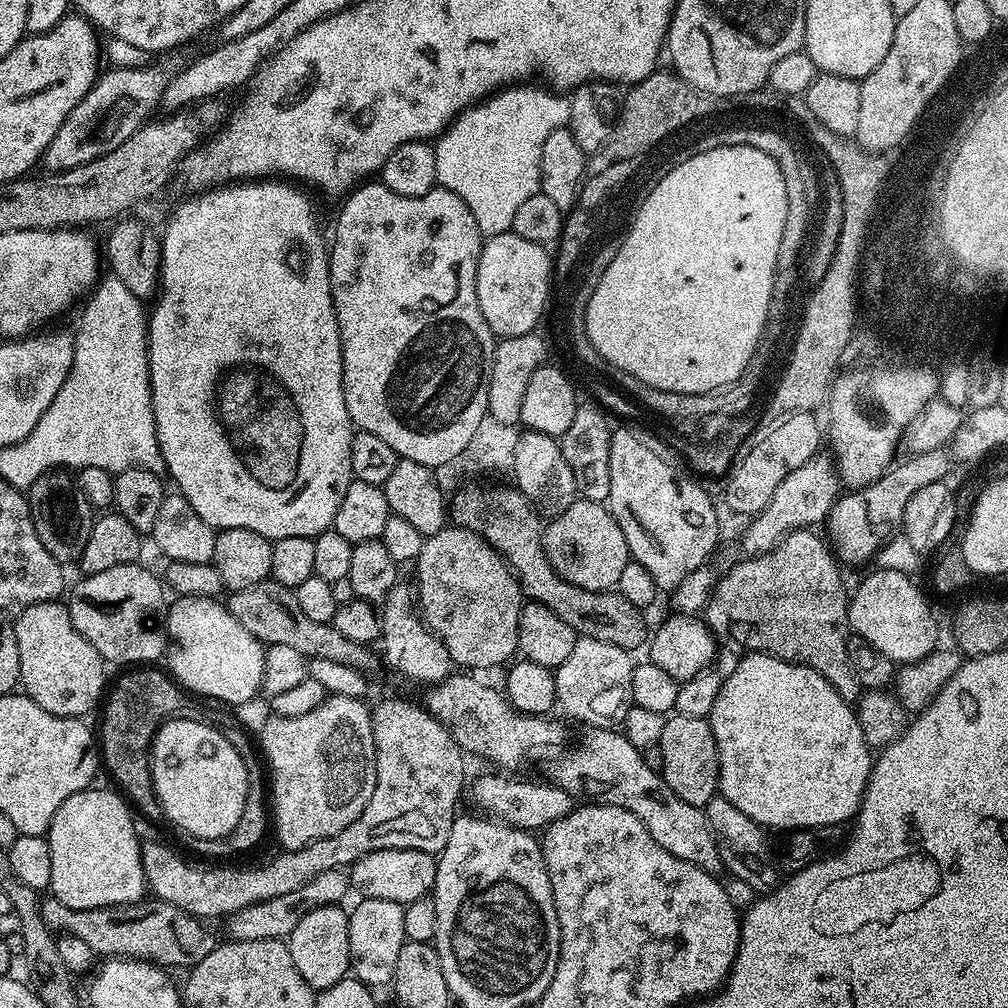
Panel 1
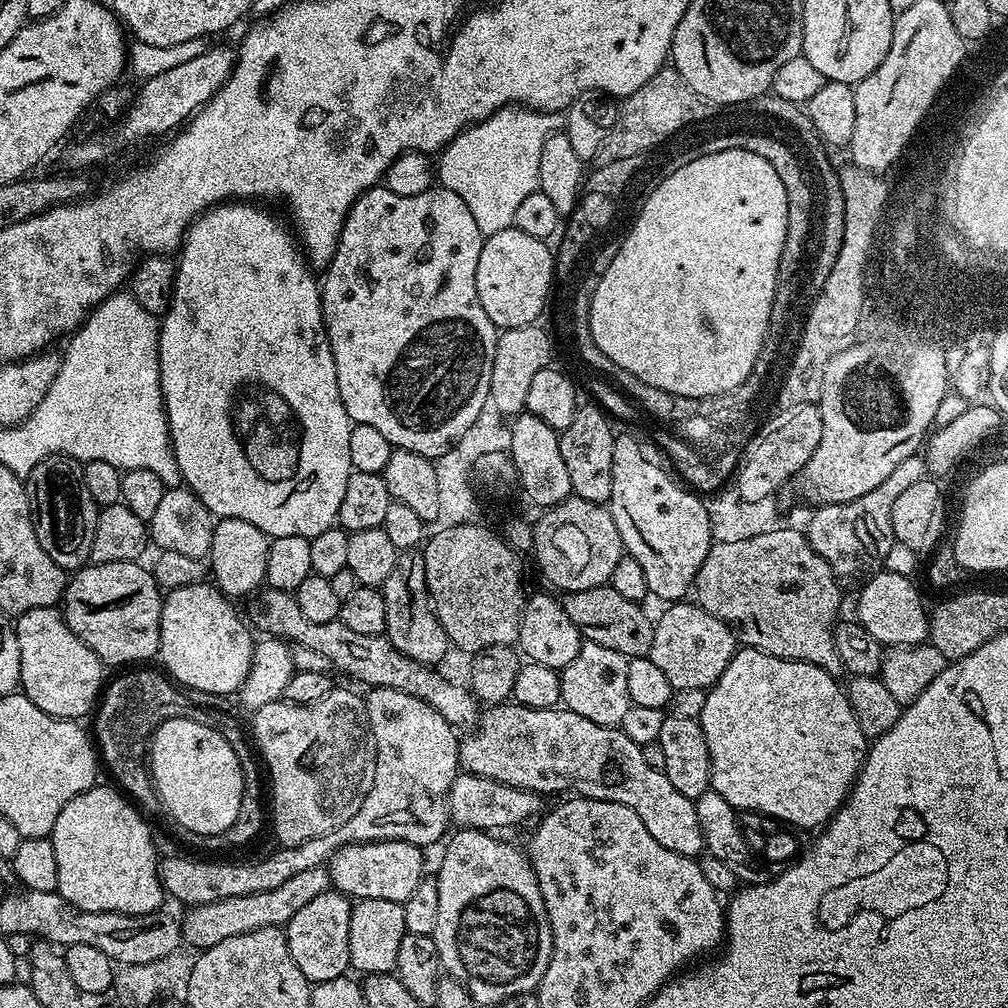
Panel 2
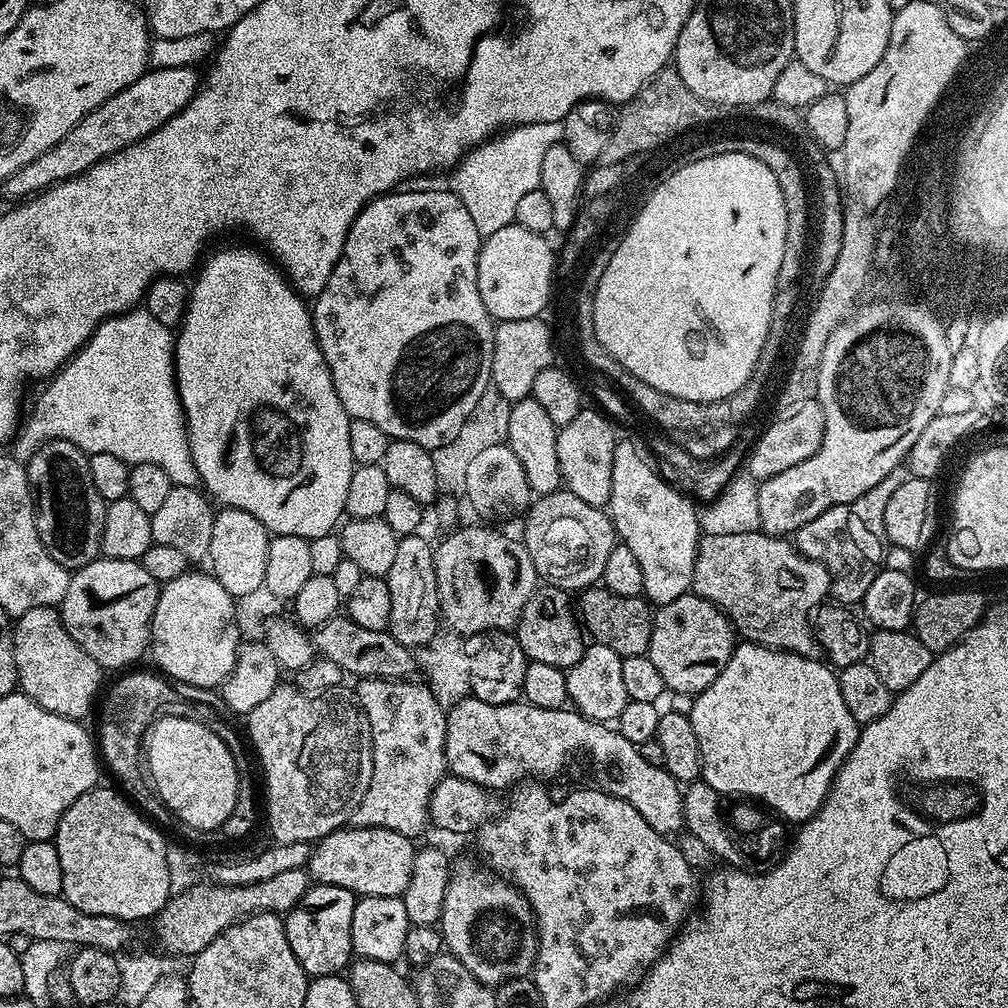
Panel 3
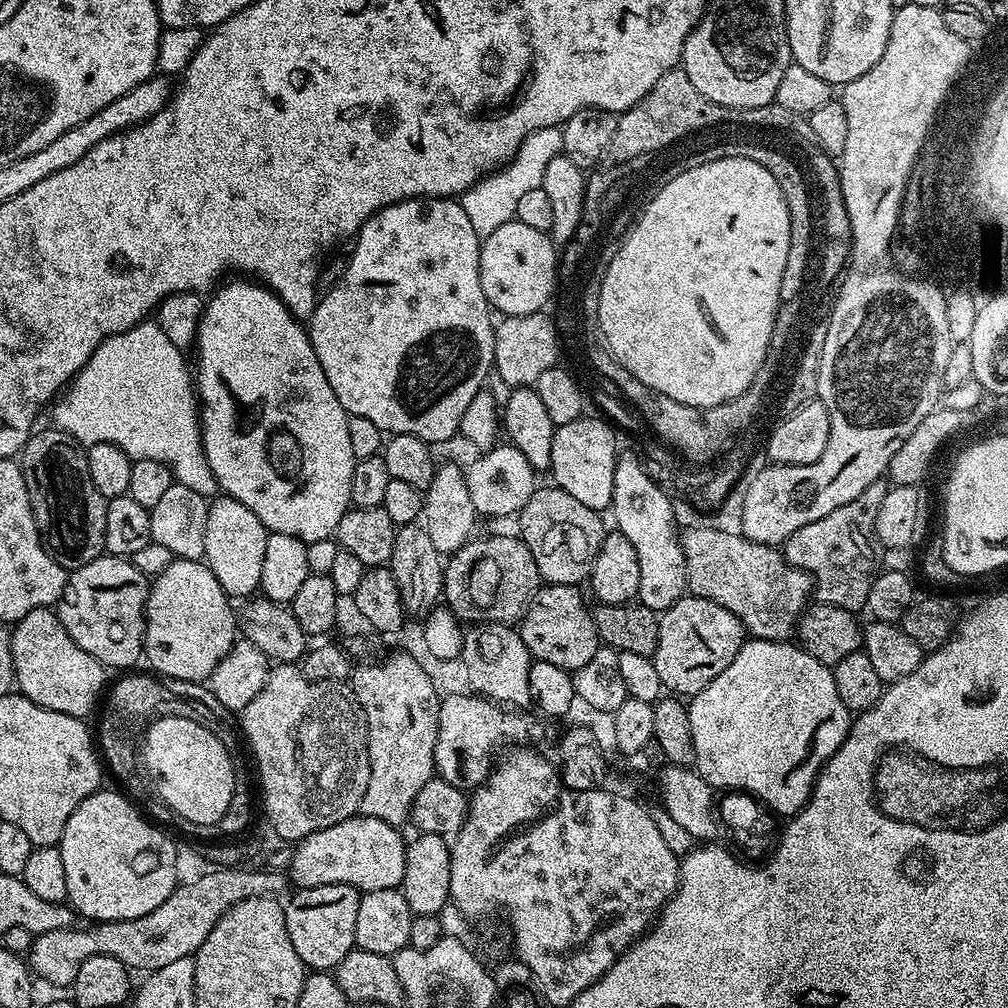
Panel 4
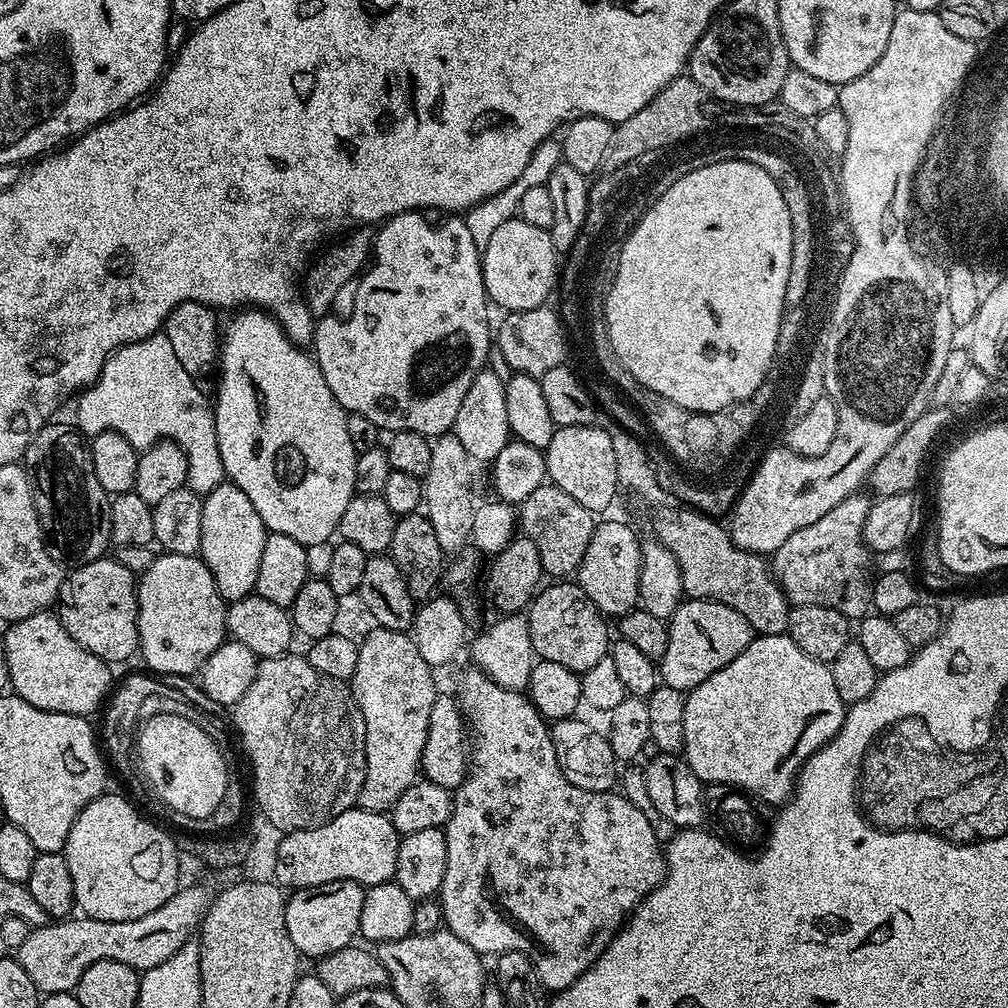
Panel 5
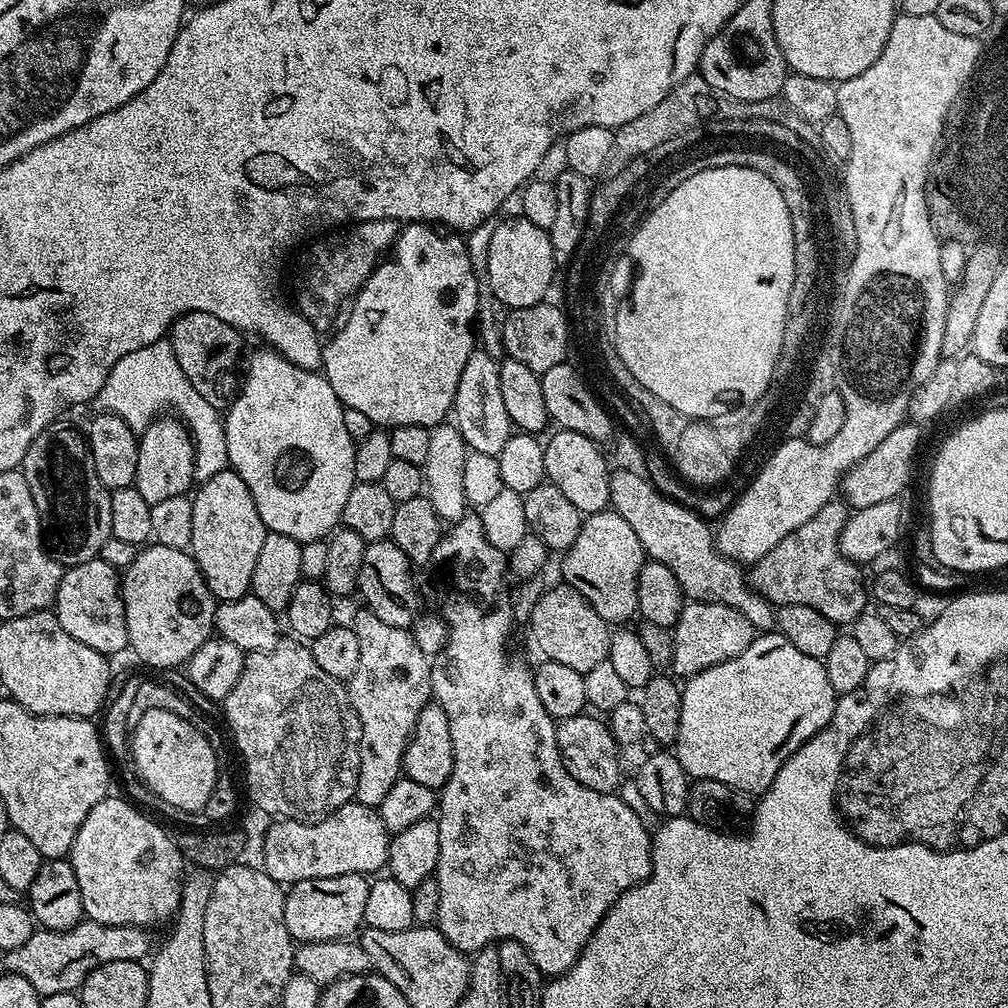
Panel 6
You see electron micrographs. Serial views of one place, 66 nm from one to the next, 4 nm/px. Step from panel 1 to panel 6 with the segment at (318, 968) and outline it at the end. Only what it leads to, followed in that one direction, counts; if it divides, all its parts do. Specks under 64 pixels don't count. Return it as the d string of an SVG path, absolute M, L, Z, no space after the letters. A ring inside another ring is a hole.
M355 872L338 874L338 878L310 878L291 885L284 897L284 917L293 941L309 944L351 937L364 924L369 883L368 876Z

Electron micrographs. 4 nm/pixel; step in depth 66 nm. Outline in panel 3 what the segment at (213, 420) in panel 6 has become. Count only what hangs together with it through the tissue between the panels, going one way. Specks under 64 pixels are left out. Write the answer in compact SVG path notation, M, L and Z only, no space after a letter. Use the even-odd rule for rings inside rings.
M137 306L131 312L123 312L121 316L109 316L102 321L94 330L94 334L78 349L76 355L43 385L44 393L36 400L36 405L32 408L32 413L27 413L26 419L19 425L14 437L15 455L20 458L27 458L36 453L40 445L48 440L65 440L74 446L78 446L82 451L89 454L114 454L114 458L122 458L122 462L127 464L149 464L158 466L158 470L166 473L166 478L170 478L172 485L178 488L200 488L200 475L194 466L194 458L190 454L188 445L188 426L184 419L184 411L180 405L180 395L176 389L176 366L174 363L174 332L167 328L154 314L150 314L148 309Z

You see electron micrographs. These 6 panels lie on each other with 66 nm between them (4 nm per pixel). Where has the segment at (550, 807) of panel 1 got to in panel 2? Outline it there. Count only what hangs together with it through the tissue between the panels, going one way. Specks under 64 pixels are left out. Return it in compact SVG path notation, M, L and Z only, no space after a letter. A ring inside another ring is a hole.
M461 771L448 791L448 818L457 829L479 828L481 830L500 830L496 828L512 828L515 824L524 824L527 820L535 821L541 815L541 793L528 792L525 788L506 786L502 782L494 782L494 778L482 778L472 772Z

